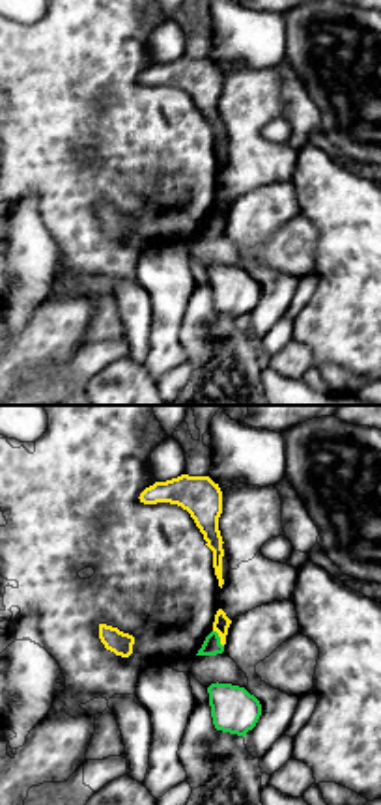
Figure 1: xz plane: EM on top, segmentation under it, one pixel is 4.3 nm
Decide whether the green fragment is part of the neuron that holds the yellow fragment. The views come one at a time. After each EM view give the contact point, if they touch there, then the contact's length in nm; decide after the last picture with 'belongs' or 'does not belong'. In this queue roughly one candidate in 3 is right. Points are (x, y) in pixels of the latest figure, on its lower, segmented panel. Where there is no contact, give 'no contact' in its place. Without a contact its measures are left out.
contact (221, 639); length 90 nm

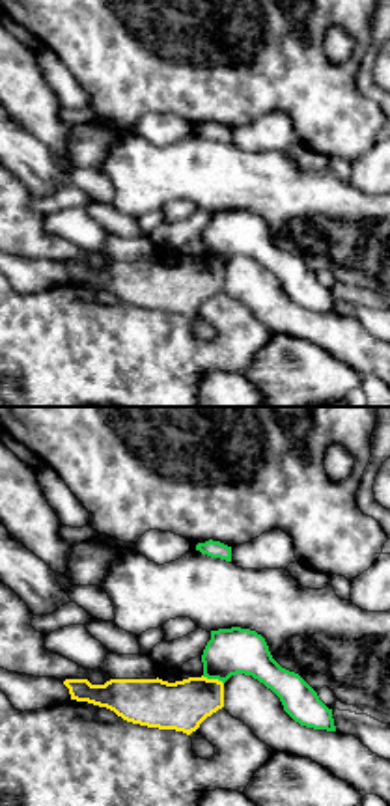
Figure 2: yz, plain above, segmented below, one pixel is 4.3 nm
contact (213, 680); length 100 nm

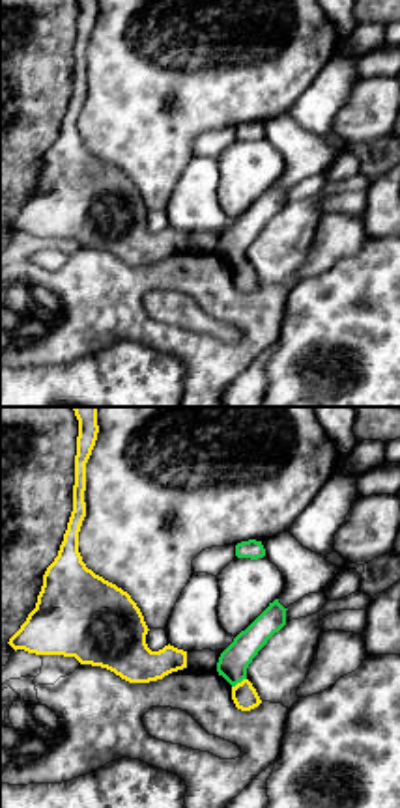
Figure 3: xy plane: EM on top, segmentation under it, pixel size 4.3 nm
contact (238, 683); length 80 nm

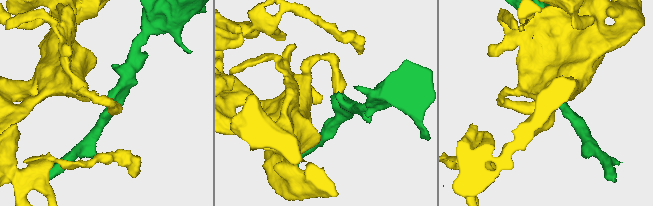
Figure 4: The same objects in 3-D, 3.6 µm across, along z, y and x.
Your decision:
does not belong

